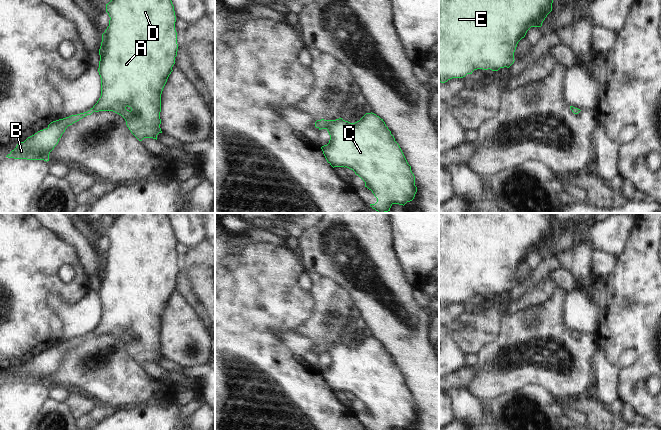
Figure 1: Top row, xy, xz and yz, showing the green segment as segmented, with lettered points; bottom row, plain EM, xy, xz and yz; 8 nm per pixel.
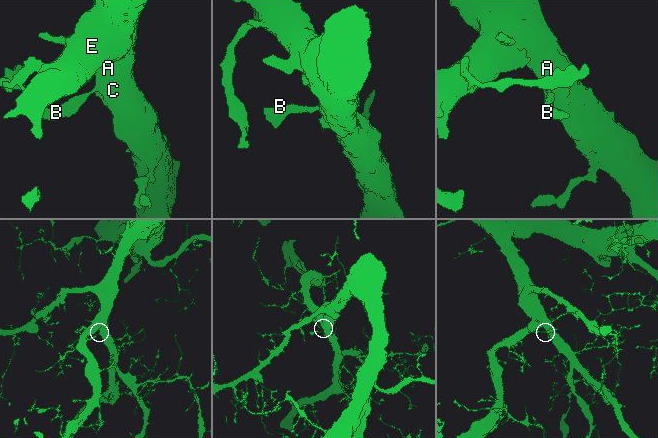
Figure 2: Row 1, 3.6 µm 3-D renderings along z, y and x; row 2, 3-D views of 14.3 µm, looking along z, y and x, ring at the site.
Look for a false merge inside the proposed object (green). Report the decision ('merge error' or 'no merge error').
no merge error

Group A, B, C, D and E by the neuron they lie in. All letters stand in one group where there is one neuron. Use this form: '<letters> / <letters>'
A B C D E

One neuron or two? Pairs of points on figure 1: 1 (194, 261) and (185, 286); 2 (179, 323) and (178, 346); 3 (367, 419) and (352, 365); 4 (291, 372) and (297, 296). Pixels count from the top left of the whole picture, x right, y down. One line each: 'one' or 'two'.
1: two
2: one
3: one
4: one

